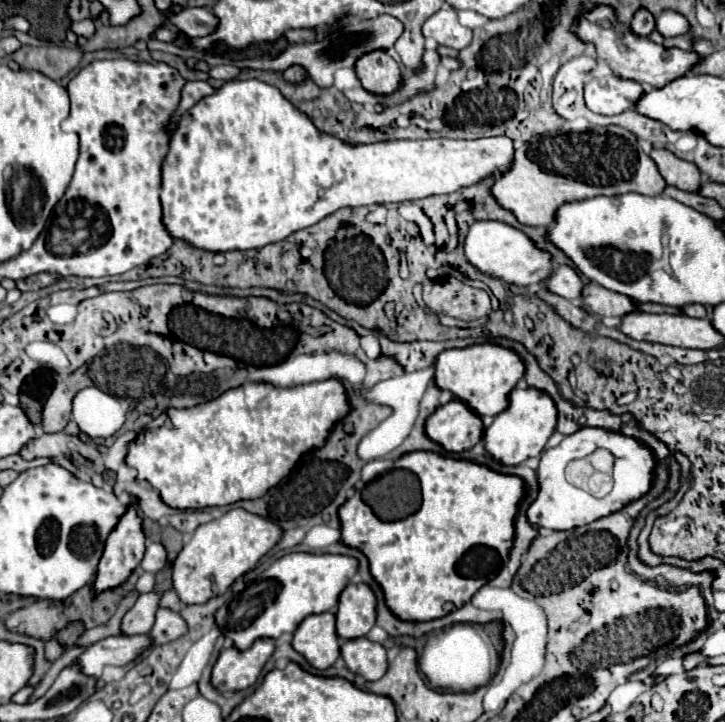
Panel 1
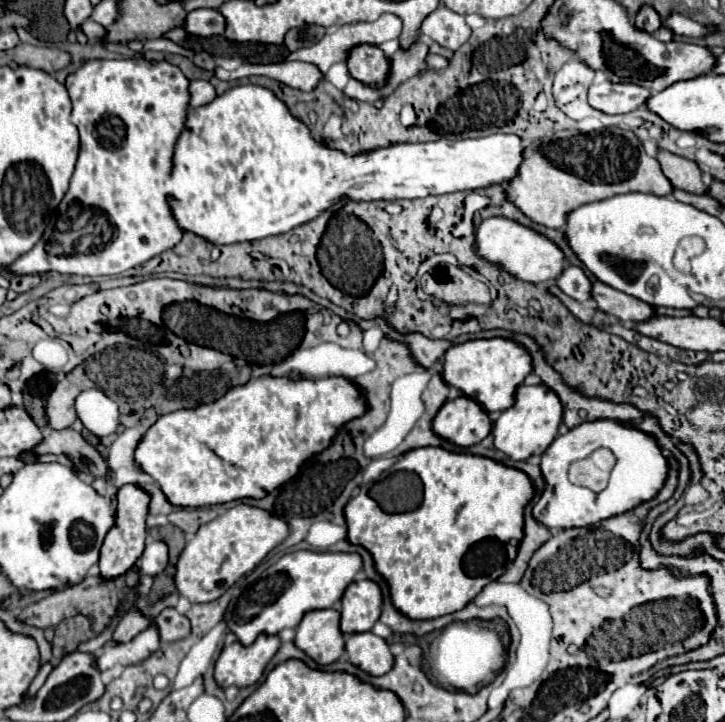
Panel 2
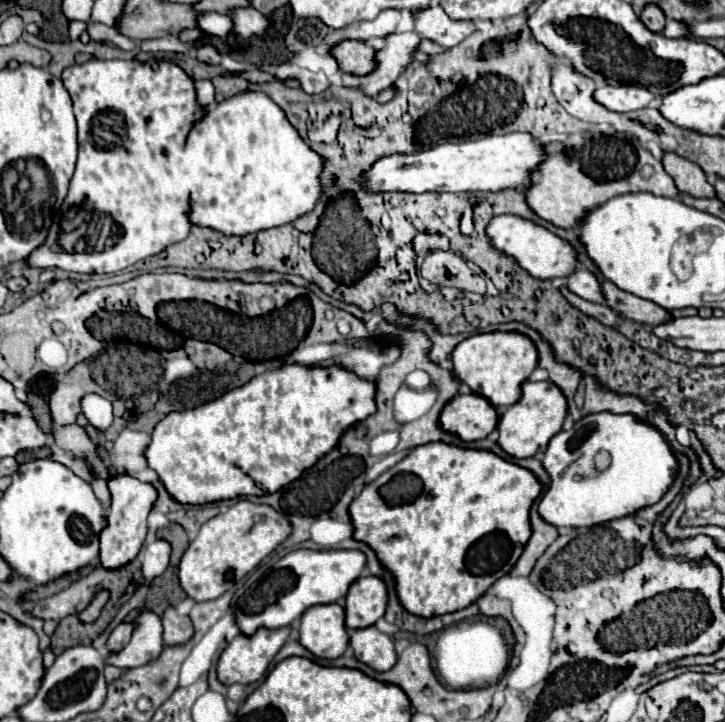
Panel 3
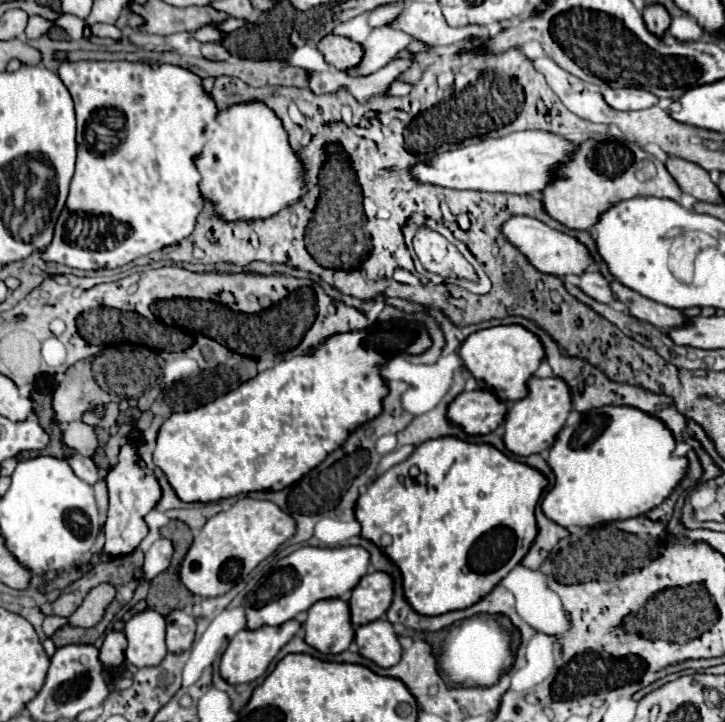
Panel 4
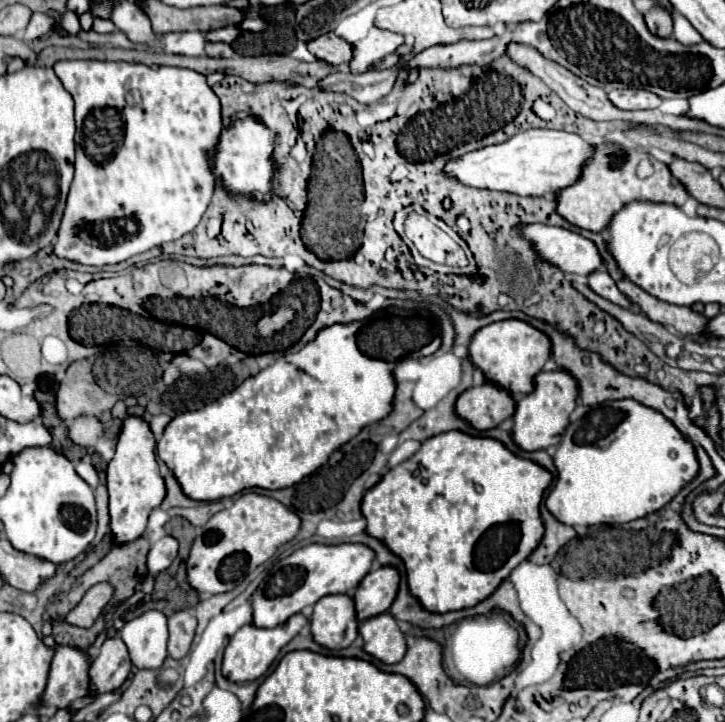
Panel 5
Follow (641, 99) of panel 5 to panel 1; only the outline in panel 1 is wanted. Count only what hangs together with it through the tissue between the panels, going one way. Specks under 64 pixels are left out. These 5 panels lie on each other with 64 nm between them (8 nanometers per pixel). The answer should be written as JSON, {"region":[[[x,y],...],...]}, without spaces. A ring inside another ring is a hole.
{"region":[[[604,76],[600,80],[590,80],[584,88],[586,106],[592,112],[614,116],[636,106],[642,98],[644,88],[634,80],[620,80],[618,76]]]}

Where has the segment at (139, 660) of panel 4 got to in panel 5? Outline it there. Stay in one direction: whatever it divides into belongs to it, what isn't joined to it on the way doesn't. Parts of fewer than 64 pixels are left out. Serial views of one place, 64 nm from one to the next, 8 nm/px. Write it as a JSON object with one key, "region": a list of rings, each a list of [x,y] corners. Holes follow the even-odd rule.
{"region":[[[160,610],[140,614],[124,624],[122,632],[130,632],[130,660],[136,668],[156,670],[166,660],[168,624]]]}

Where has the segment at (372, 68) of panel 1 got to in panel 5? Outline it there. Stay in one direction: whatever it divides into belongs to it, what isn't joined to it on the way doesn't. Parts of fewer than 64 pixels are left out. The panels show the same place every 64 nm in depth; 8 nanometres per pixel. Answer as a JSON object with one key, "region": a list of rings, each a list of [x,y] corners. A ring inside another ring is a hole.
{"region":[[[334,32],[322,34],[314,40],[310,40],[306,46],[316,58],[326,60],[332,66],[348,64],[352,58],[352,46],[348,42],[344,42],[342,38],[338,38]]]}

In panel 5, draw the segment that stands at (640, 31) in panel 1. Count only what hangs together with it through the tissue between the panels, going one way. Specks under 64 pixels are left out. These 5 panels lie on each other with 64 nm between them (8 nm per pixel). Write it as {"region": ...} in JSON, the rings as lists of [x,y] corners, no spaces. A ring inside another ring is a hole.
{"region":[[[654,6],[644,18],[646,18],[648,30],[654,36],[660,36],[660,38],[670,38],[672,36],[672,18],[670,18],[670,12],[666,8]]]}

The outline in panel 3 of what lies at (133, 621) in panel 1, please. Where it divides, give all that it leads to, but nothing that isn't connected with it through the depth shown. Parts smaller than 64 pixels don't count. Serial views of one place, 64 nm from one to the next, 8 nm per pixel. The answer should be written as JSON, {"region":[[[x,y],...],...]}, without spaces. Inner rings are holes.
{"region":[[[128,622],[128,624],[118,624],[112,632],[110,632],[110,636],[108,636],[108,642],[106,642],[106,648],[108,648],[108,652],[120,652],[126,644],[128,644],[128,640],[130,640],[130,636],[132,636],[132,624]]]}

